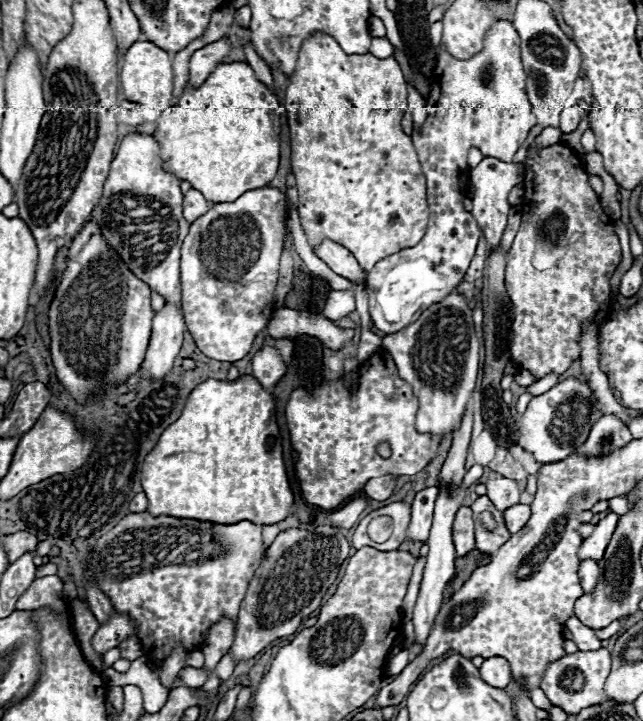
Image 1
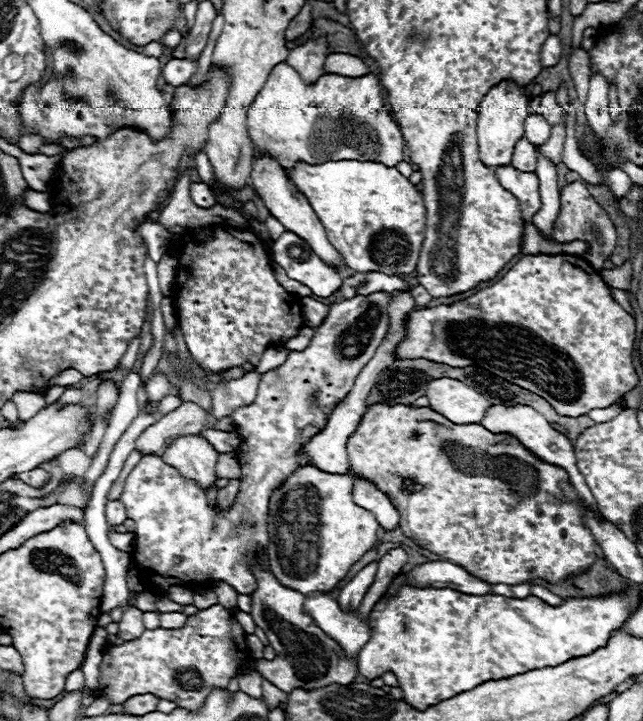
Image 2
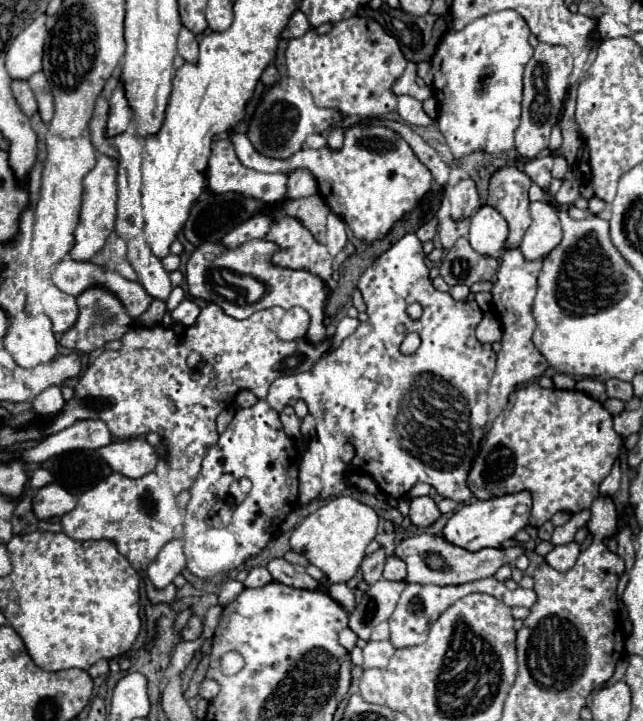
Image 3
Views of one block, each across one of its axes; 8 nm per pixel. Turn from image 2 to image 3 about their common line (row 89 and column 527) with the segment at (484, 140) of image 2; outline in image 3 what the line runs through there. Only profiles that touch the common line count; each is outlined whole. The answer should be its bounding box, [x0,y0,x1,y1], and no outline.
[442,492,530,552]

